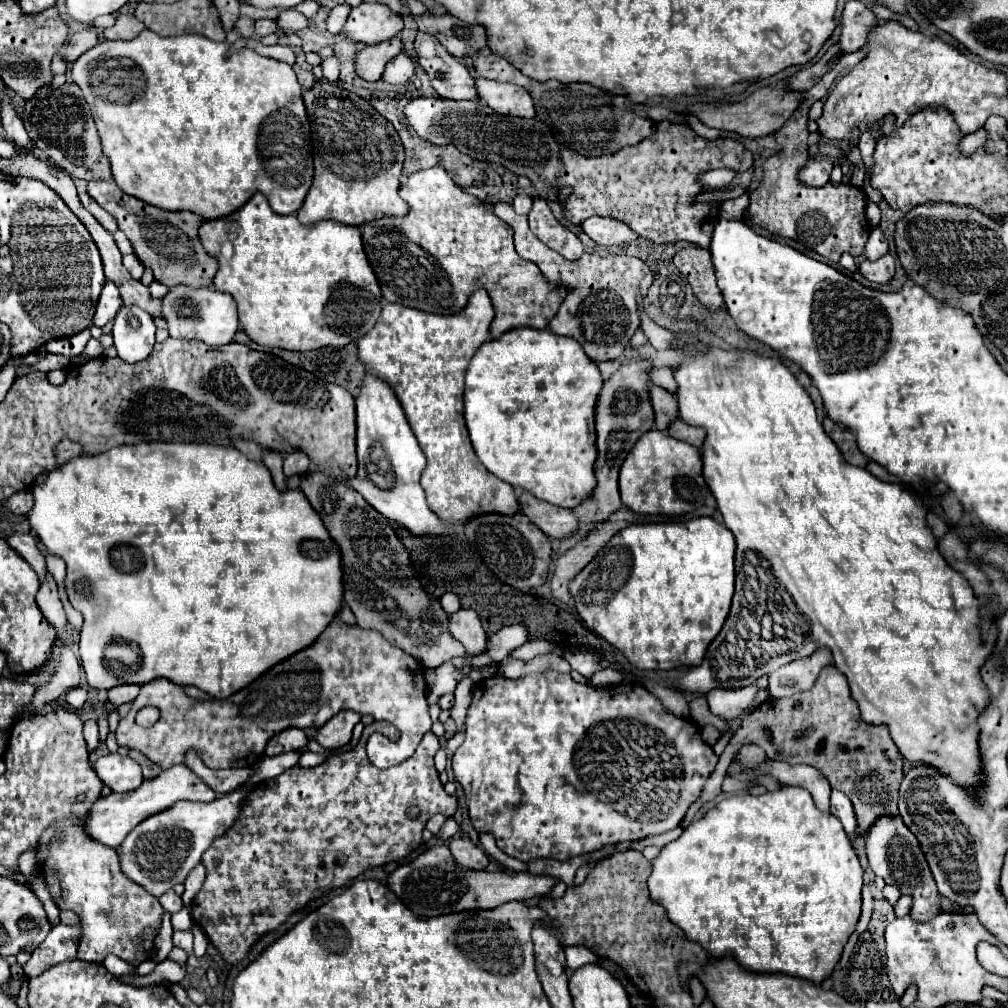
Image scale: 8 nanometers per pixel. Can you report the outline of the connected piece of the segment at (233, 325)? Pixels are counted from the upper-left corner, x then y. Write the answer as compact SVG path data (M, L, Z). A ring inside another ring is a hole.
M180 284L180 286L174 286L162 298L162 310L172 338L196 338L210 346L224 346L224 344L230 344L234 334L238 332L236 302L230 294L224 294L224 292L216 292L210 288L194 290Z

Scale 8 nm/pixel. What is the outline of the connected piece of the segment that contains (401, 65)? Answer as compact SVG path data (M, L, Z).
M398 54L386 64L382 80L388 84L406 84L414 76L414 64L406 54Z

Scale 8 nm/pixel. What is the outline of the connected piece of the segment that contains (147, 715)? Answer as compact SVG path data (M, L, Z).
M147 706L142 708L136 715L135 721L143 727L154 725L160 718L160 712L156 707Z

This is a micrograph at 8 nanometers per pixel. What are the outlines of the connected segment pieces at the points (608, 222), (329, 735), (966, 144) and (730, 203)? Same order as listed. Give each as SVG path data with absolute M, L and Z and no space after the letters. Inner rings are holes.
M588 218L582 222L582 230L602 246L620 246L620 244L630 244L638 238L636 232L628 228L628 224L612 218Z
M344 710L338 712L336 716L332 716L332 720L328 720L328 724L324 724L322 728L318 728L314 732L314 740L322 746L322 748L342 748L350 742L352 738L352 728L360 722L360 714L352 712L352 710Z
M978 130L974 134L964 136L964 140L960 142L960 150L968 156L968 154L976 152L980 146L984 146L984 142L986 142L986 132L984 130Z
M748 194L734 198L734 200L726 200L720 206L722 218L728 218L728 220L742 220L742 214L746 208L748 208Z

